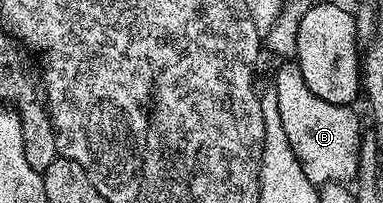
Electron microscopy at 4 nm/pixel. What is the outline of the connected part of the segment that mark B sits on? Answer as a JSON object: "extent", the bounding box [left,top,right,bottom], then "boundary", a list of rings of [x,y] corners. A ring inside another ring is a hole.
{"extent":[273,76,360,185],"boundary":[[[273,76],[277,90],[278,108],[285,128],[286,139],[294,155],[302,163],[303,173],[315,185],[345,184],[359,174],[360,121],[351,106],[326,103],[312,91],[308,93],[280,93],[280,78]]]}

